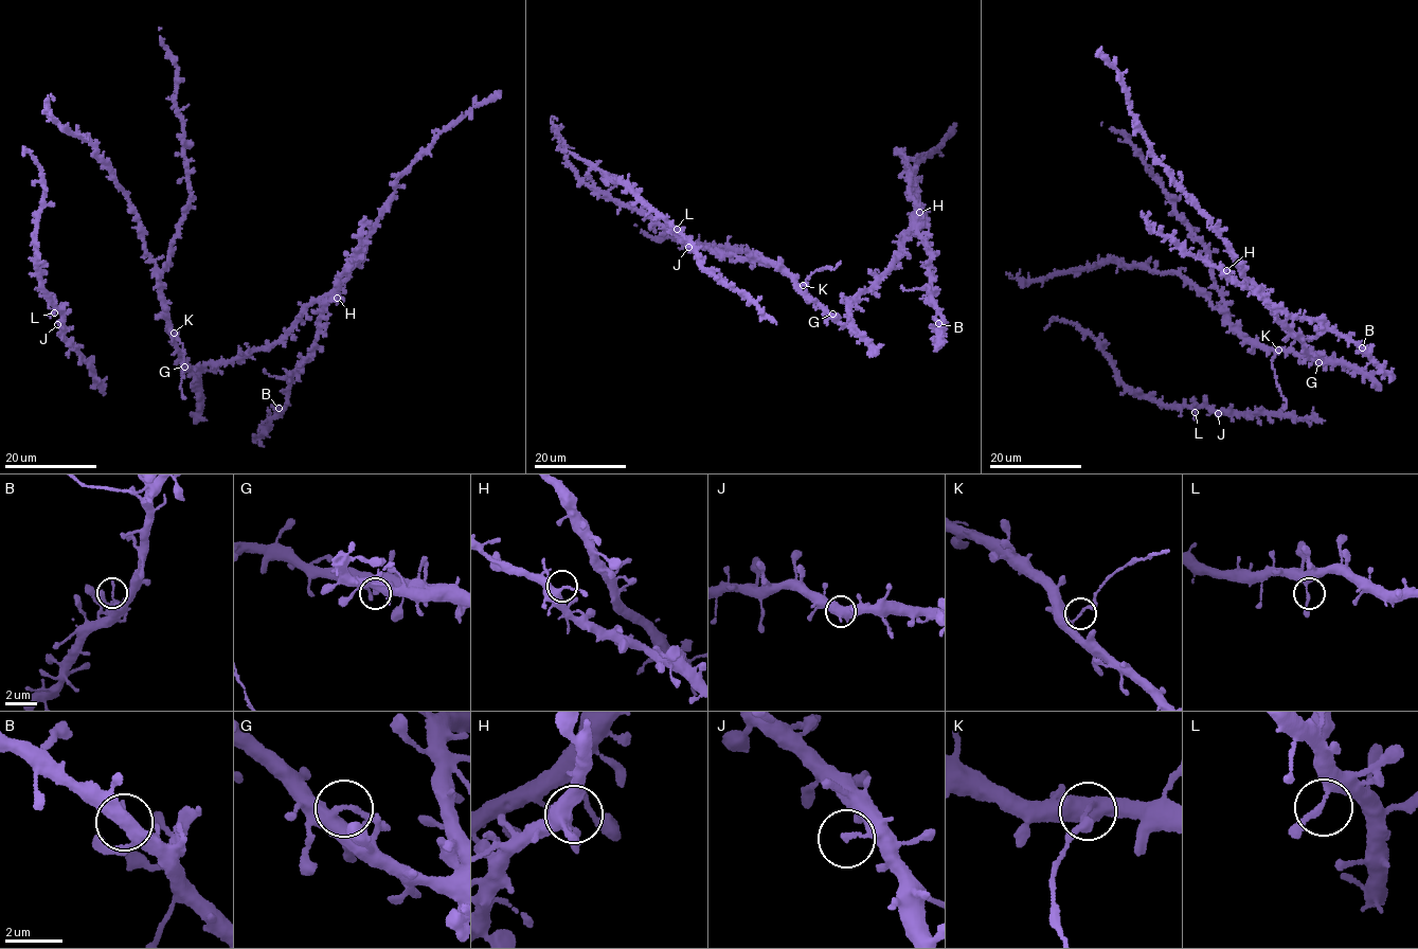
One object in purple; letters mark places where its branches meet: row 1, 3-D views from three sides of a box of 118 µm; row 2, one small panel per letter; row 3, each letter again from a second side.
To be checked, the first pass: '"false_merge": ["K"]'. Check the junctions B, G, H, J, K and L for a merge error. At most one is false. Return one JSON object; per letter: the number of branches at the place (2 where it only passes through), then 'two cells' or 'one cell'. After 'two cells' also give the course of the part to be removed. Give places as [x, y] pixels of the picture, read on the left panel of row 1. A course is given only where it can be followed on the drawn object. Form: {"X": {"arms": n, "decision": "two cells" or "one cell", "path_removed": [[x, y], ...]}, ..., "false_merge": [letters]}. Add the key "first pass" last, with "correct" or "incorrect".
{"B": {"arms": 2, "decision": "one cell"}, "G": {"arms": 2, "decision": "one cell"}, "H": {"arms": 2, "decision": "one cell"}, "J": {"arms": 1, "decision": "one cell"}, "K": {"arms": 2, "decision": "two cells", "path_removed": [[174, 333], [184, 353], [180, 388], [184, 398]]}, "L": {"arms": 2, "decision": "one cell"}, "false_merge": ["K"], "first pass": "correct"}

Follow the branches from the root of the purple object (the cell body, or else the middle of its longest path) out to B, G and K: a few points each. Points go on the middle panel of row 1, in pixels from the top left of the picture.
B: (746, 257), (795, 278), (801, 293), (848, 325), (849, 301), (889, 267), (913, 219), (929, 251), (938, 323)
G: (746, 257), (760, 257), (795, 278), (795, 287), (801, 293), (832, 314)
K: (746, 257), (760, 257), (795, 278), (797, 287), (802, 285)

